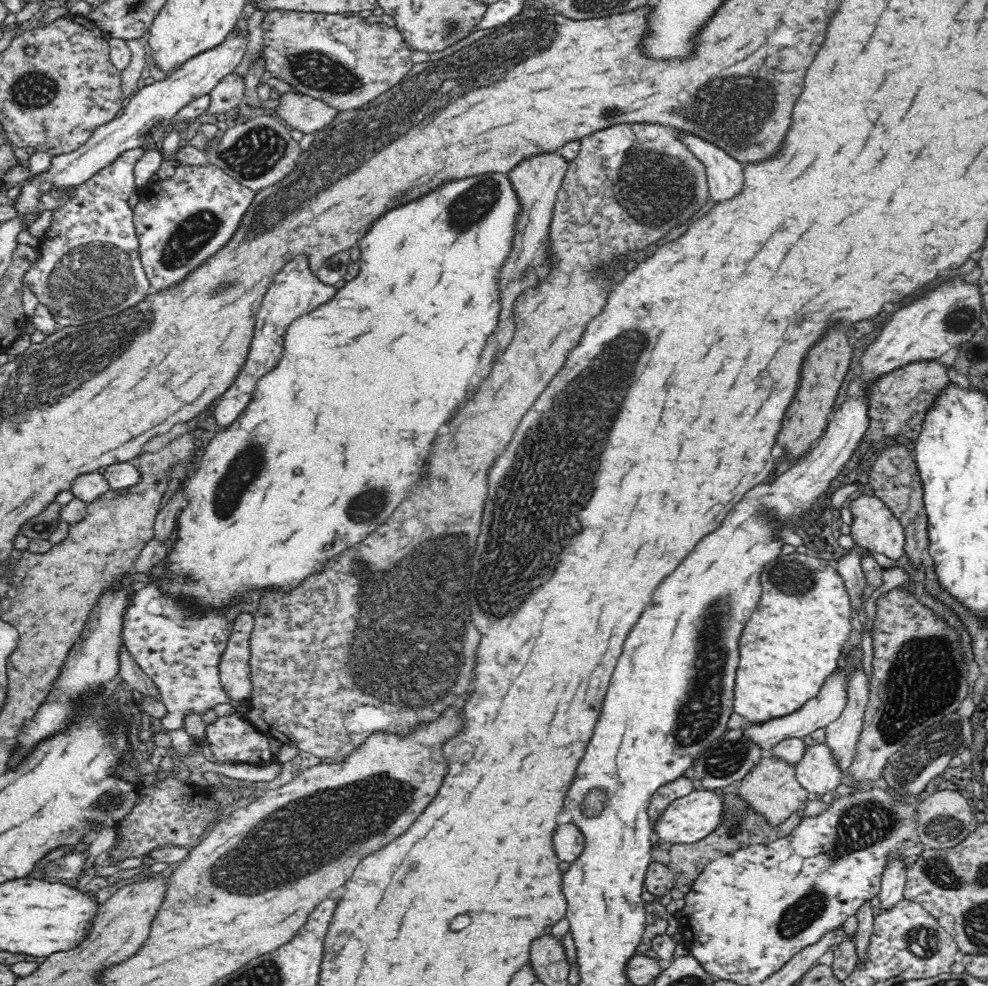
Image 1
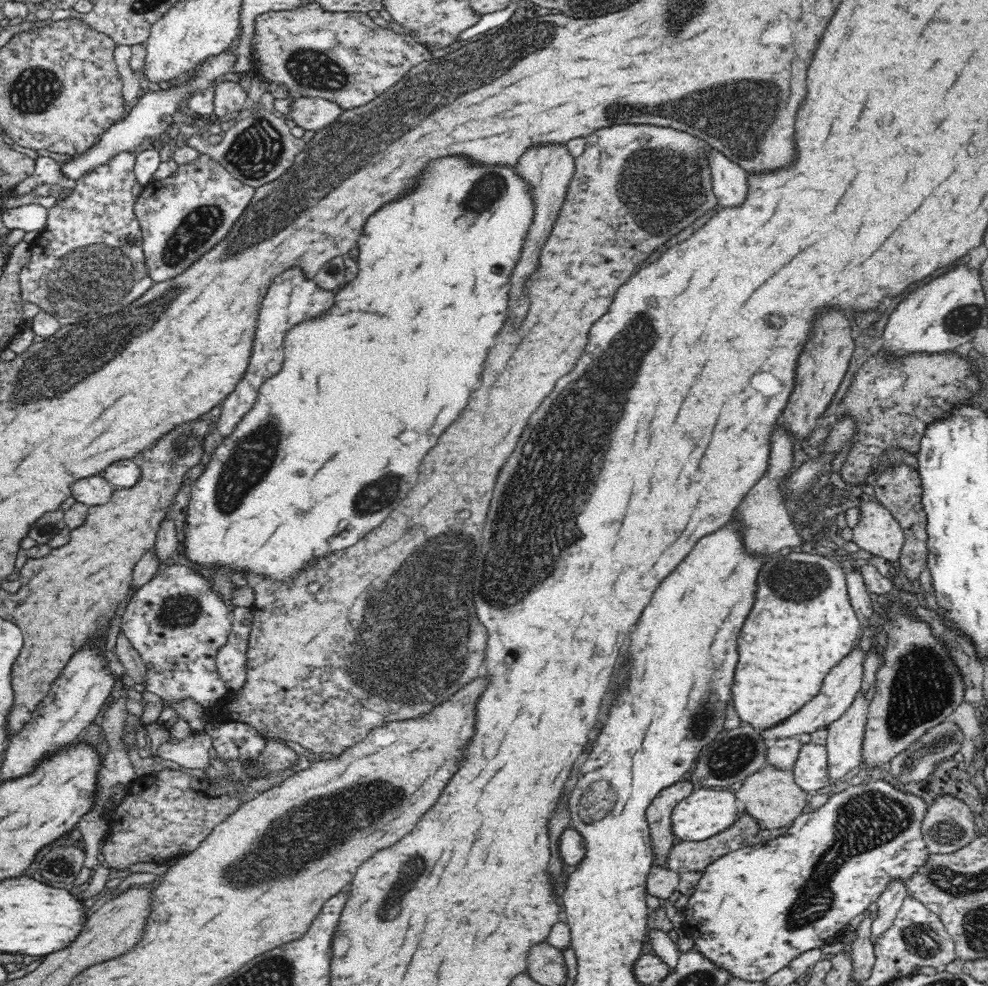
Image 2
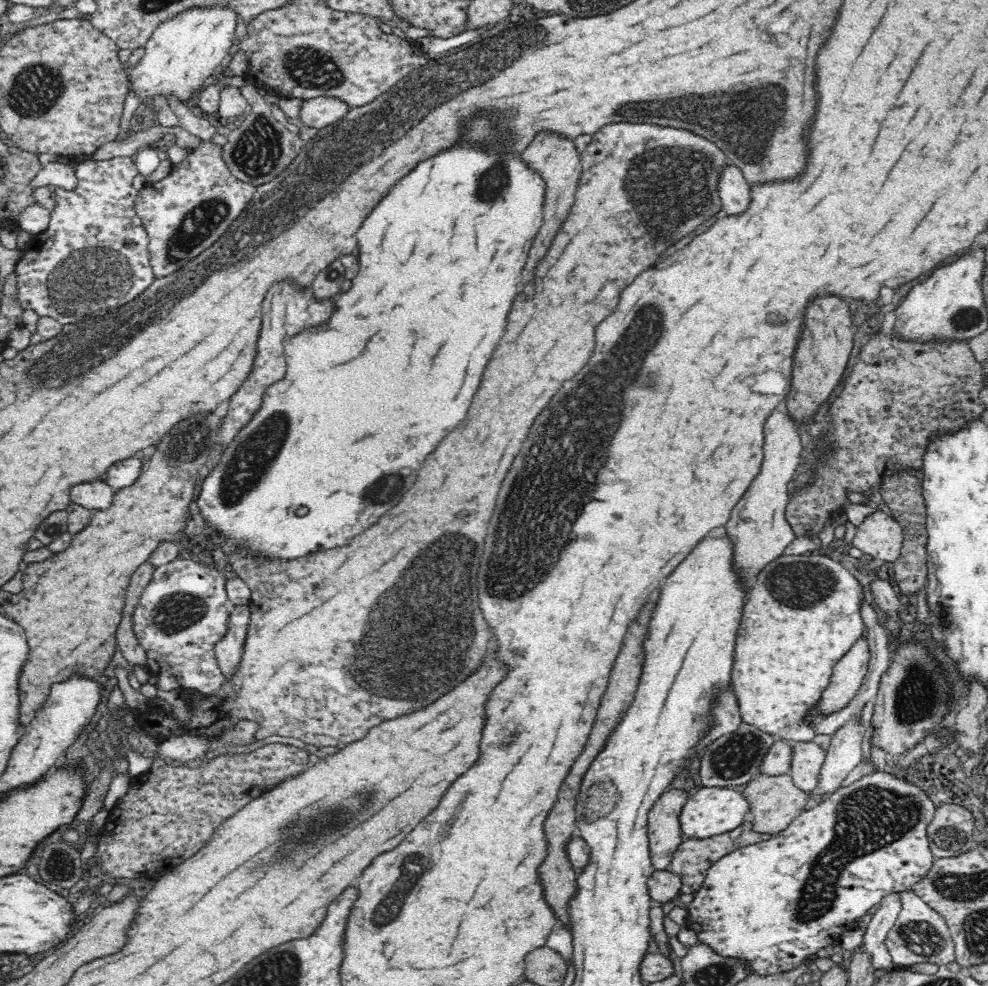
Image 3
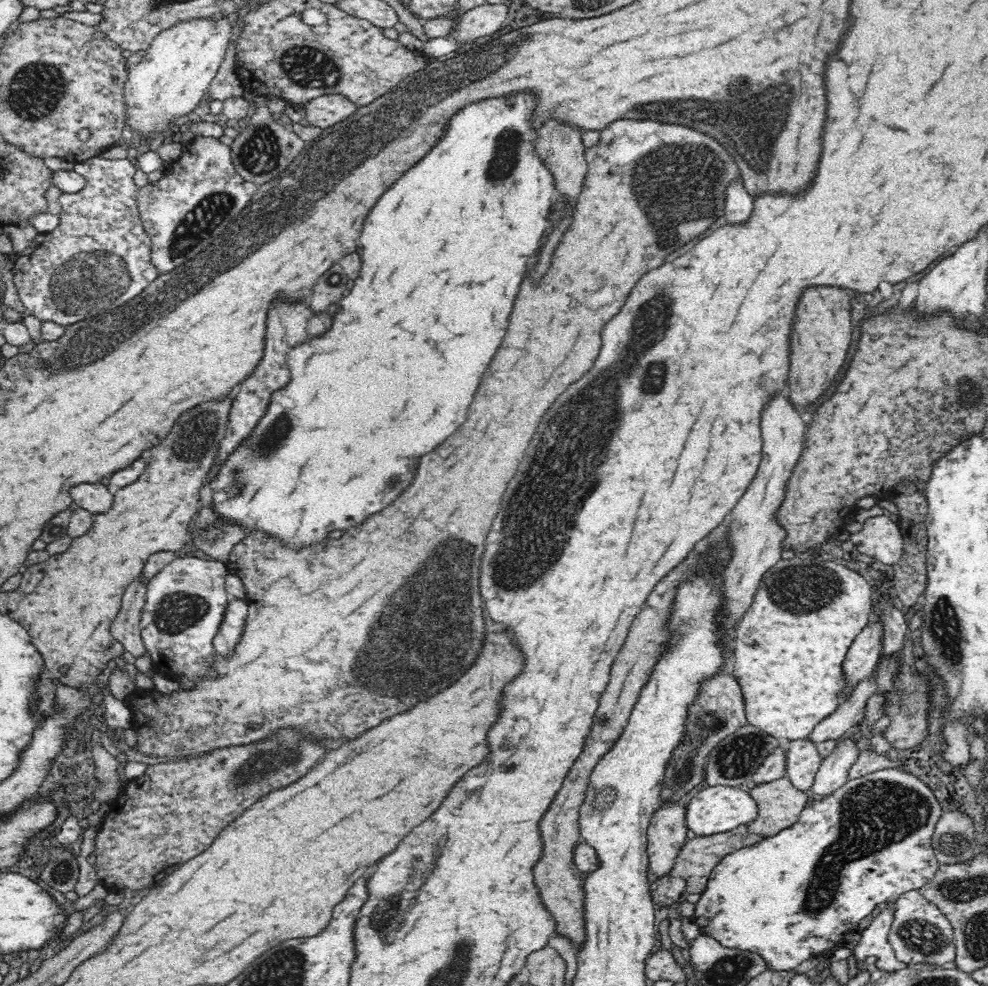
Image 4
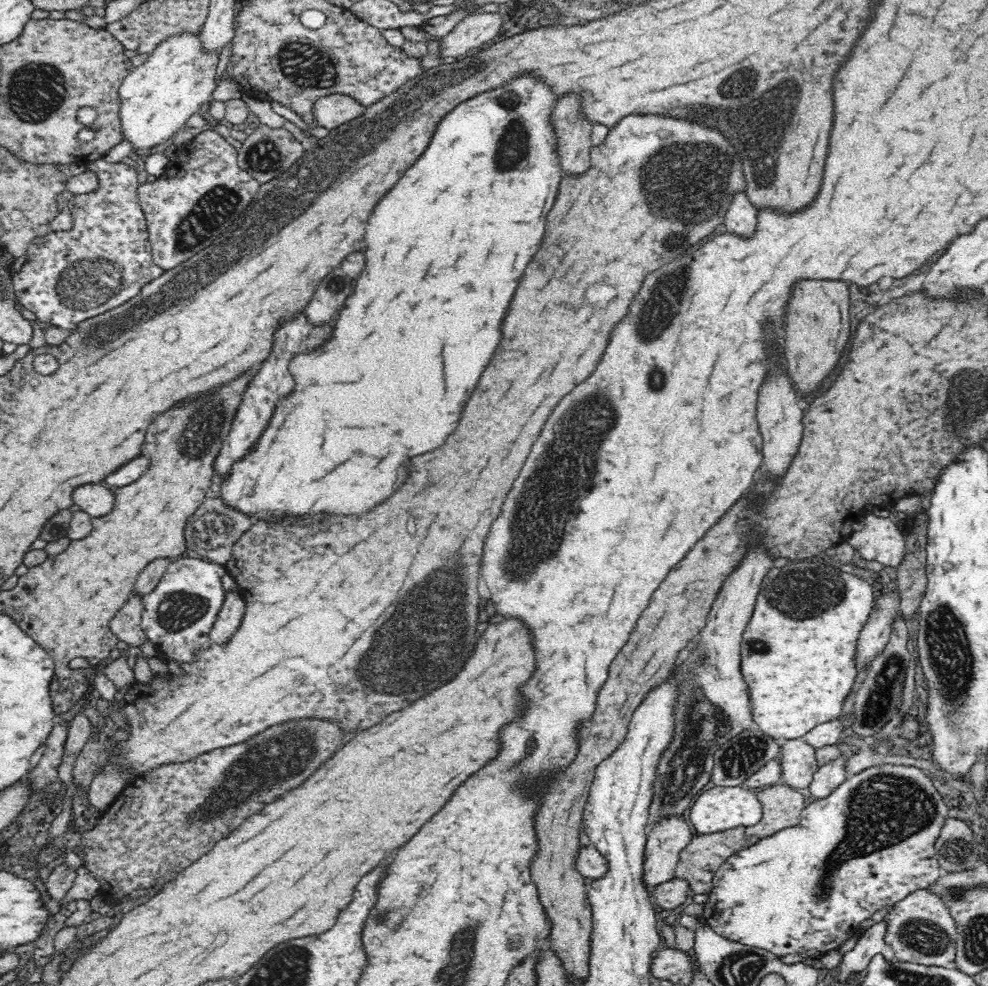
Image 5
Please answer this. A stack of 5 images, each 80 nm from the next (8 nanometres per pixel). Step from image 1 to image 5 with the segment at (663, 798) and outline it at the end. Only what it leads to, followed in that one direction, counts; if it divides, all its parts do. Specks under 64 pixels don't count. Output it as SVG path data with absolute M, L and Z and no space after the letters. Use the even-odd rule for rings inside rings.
M673 815L650 824L645 844L644 883L650 894L655 887L676 877L679 854L692 840L690 826L682 815Z

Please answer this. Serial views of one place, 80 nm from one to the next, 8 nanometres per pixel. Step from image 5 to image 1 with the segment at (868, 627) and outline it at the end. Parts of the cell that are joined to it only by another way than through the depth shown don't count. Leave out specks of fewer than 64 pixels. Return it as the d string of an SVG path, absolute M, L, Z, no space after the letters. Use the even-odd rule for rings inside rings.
M843 669L828 676L819 693L808 702L805 702L805 705L796 712L780 716L780 718L766 720L766 722L746 722L742 728L742 733L748 738L748 741L754 742L755 746L764 750L765 753L770 753L770 750L774 749L774 746L780 744L782 740L802 738L802 736L806 736L820 728L824 729L825 726L834 722L842 714L844 706L846 706L846 673Z

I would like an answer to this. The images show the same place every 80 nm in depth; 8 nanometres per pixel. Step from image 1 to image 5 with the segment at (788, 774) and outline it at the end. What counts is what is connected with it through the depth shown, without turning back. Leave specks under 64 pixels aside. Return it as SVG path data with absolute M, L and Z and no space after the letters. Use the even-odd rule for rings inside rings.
M784 782L754 791L761 803L763 816L755 826L745 828L748 836L759 836L762 839L795 826L800 820L801 811L807 806L804 796Z

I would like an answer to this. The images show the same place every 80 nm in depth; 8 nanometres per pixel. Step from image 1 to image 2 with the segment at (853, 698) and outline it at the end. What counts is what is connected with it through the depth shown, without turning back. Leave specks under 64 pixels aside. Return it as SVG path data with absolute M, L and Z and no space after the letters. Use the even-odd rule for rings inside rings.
M858 690L854 702L844 714L827 727L828 773L832 784L842 778L863 760L864 730L867 718L868 699L863 690Z

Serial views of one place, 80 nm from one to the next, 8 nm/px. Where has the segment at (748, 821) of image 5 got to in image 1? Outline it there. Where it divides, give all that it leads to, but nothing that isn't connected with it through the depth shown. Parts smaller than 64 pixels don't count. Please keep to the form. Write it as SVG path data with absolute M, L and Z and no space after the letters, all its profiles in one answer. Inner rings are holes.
M697 788L688 796L673 800L666 811L653 824L654 844L692 844L706 838L710 832L721 823L725 805L718 794L709 792L708 789Z

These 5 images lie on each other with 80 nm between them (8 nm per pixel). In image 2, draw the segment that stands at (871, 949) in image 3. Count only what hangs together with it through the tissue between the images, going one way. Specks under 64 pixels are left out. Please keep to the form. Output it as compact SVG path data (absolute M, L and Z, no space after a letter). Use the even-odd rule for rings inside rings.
M893 879L886 884L886 889L877 898L878 915L872 921L871 939L878 938L886 928L890 928L894 916L898 914L898 909L907 898L905 881Z

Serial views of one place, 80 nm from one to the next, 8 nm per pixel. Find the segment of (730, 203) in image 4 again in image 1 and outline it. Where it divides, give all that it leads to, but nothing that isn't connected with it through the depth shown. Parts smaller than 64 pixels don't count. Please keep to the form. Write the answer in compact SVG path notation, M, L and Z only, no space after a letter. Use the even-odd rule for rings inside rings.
M677 129L676 131L678 131L676 139L680 139L680 142L684 143L705 166L711 198L728 200L742 190L744 186L743 163L713 142L708 142L693 132Z

